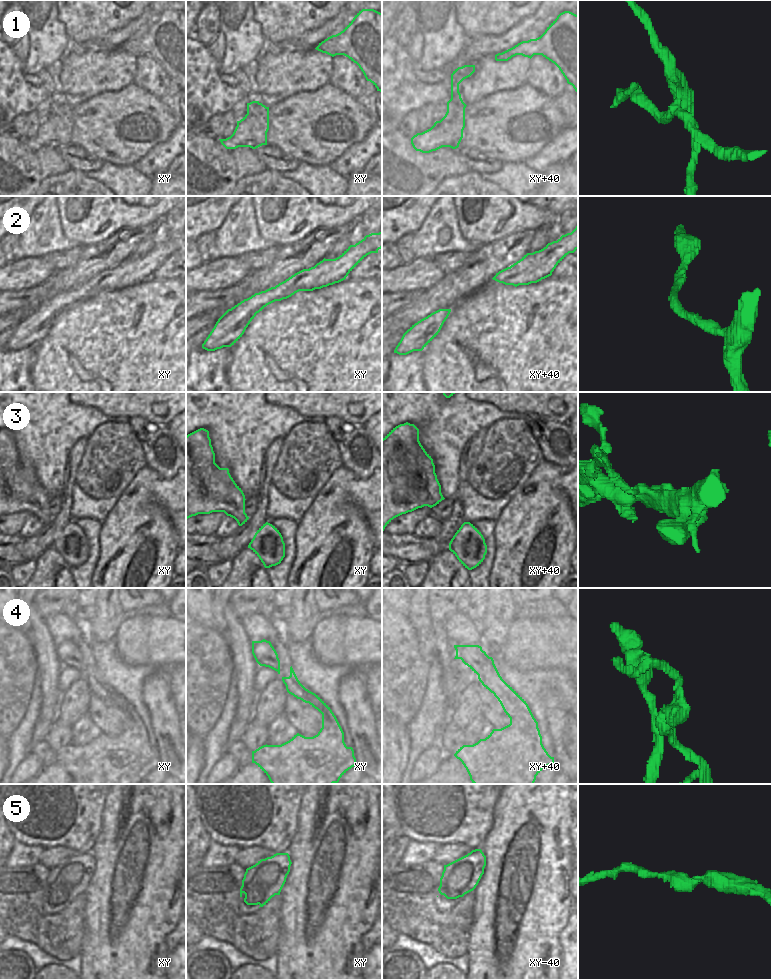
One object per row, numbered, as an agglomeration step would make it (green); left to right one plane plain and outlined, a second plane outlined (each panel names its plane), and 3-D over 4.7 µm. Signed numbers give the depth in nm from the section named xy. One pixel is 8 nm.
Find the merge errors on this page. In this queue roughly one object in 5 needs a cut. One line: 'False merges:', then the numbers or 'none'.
False merges: 1, 4

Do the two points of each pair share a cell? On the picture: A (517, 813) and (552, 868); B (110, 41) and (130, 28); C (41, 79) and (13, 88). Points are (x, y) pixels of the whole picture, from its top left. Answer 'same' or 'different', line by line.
A: same
B: same
C: different

